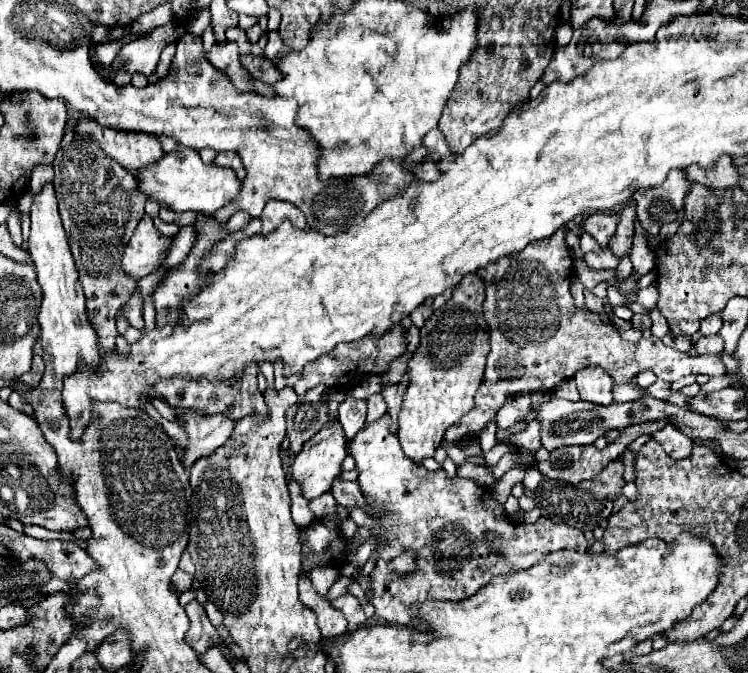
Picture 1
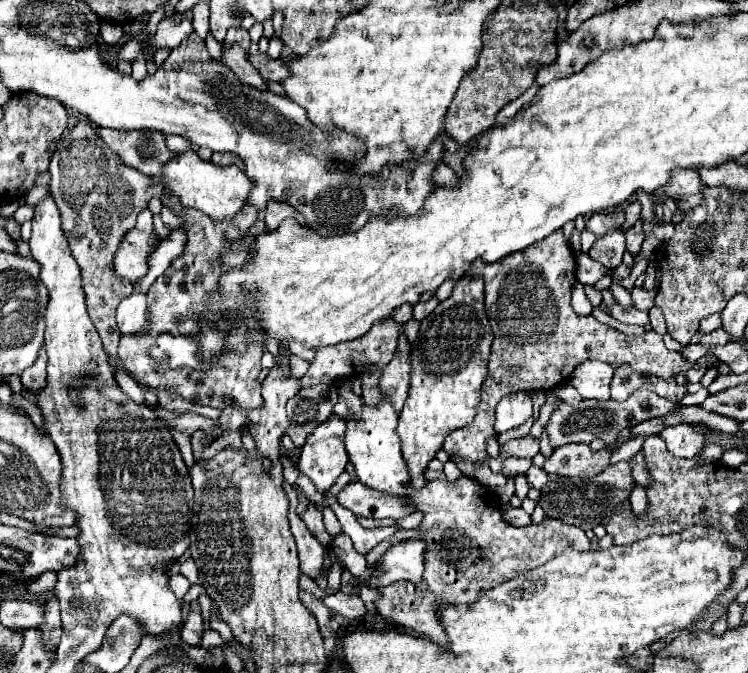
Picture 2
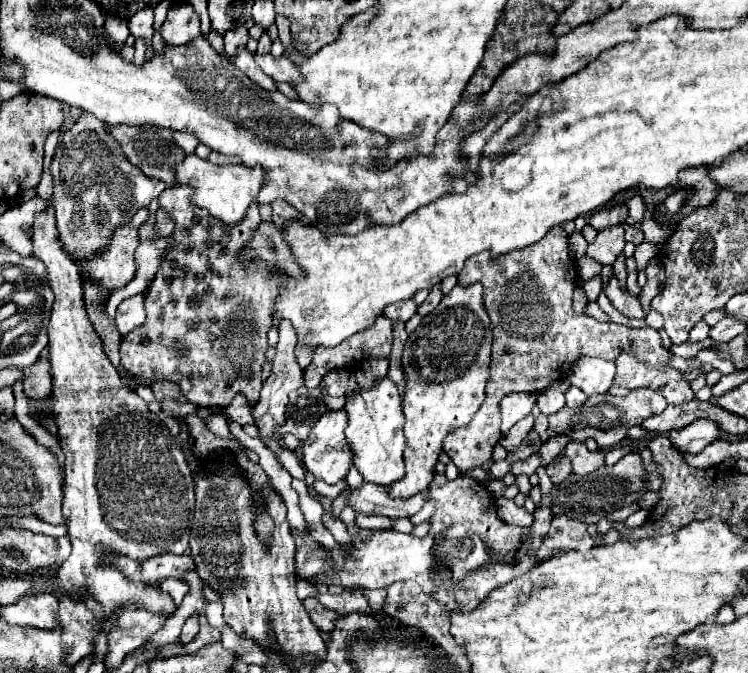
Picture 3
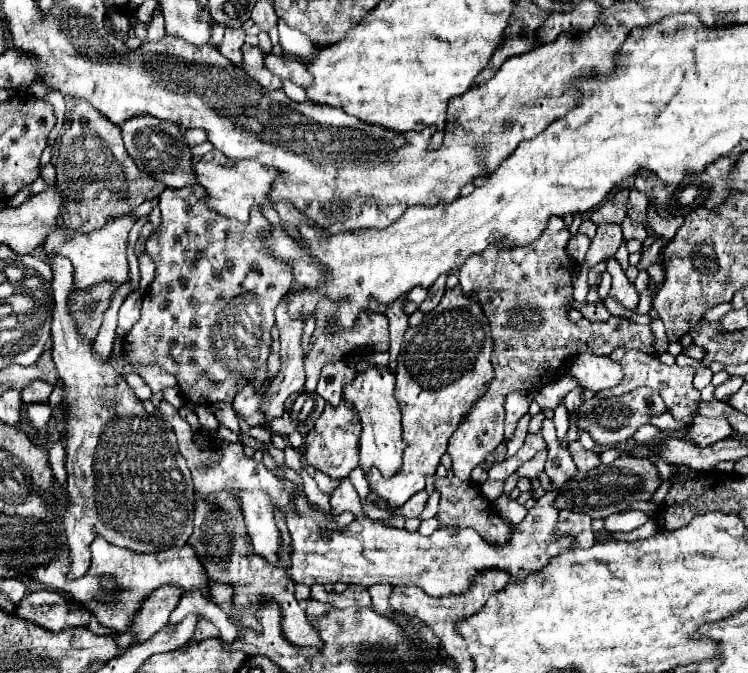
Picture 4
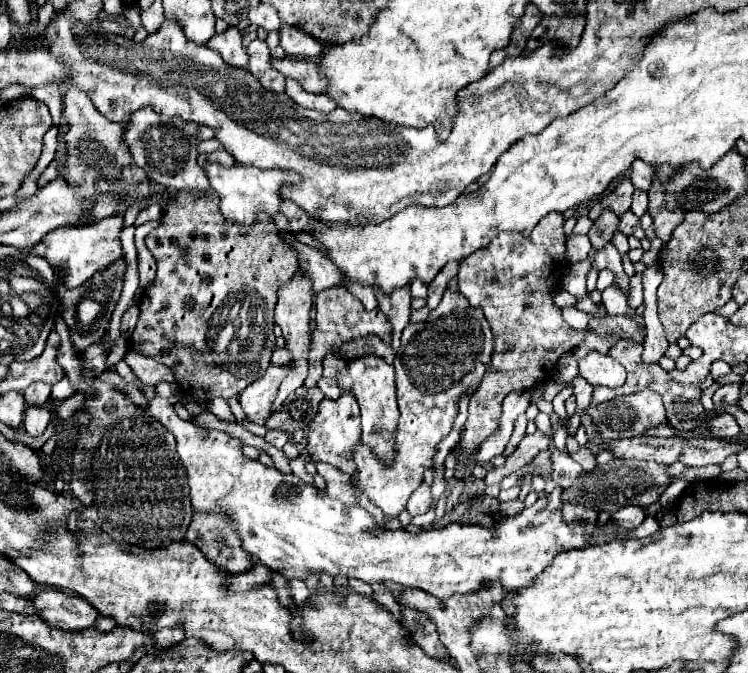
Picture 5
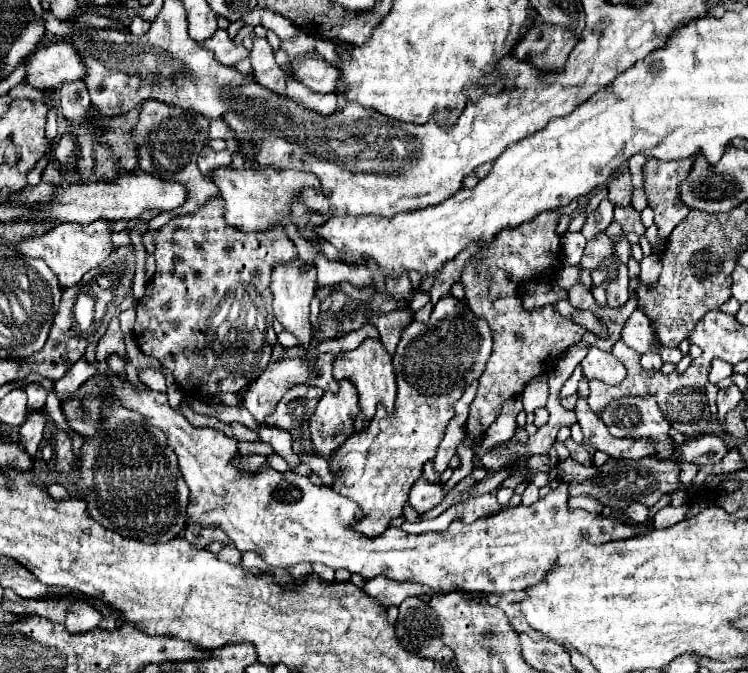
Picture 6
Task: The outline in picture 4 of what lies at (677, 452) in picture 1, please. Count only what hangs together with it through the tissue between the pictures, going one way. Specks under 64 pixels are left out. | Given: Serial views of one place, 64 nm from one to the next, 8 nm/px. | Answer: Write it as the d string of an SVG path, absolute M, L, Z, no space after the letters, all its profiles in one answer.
M696 416L692 420L692 426L684 434L684 440L704 448L708 444L714 444L716 440L724 440L732 436L732 426L724 418L702 418Z

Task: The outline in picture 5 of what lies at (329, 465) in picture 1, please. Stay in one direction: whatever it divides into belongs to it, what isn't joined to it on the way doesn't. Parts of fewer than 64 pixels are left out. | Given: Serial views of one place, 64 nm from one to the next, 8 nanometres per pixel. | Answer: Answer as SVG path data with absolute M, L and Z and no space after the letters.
M342 394L338 400L322 400L320 404L320 412L318 416L312 420L310 424L310 432L308 432L308 454L314 462L328 462L330 466L346 472L346 474L354 474L356 464L352 460L354 454L354 446L360 442L360 410L356 400L352 400L352 396Z

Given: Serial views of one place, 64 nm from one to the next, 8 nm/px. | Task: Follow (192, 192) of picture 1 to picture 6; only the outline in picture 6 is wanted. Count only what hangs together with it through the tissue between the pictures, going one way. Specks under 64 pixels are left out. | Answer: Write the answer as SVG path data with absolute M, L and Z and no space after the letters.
M218 168L212 172L212 180L224 198L224 218L230 226L242 232L272 230L272 224L290 216L290 204L296 194L306 186L320 186L320 180L312 172L302 170L276 170L276 168Z

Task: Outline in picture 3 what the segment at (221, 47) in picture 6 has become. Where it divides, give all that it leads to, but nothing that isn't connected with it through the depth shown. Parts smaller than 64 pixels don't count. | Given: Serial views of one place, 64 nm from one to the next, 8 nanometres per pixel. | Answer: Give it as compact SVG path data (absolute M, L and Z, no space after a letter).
M240 26L236 30L228 30L226 36L224 36L224 54L226 56L234 56L236 50L238 50L238 46L246 46L248 38L250 36L248 36L246 26Z

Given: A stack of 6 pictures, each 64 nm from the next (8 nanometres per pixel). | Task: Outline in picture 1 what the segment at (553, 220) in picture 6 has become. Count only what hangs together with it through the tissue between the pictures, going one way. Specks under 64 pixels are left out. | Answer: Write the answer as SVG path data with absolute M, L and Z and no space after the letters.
M560 228L552 236L528 244L522 252L504 256L476 272L486 284L484 316L492 348L484 380L474 396L474 408L446 430L444 438L450 444L472 442L510 396L552 390L586 366L600 366L612 376L614 384L626 384L642 370L652 370L666 382L680 380L688 374L726 374L722 358L716 354L690 356L664 346L654 336L628 342L612 324L602 322L598 314L578 310L570 296L572 256L564 238L566 230Z

